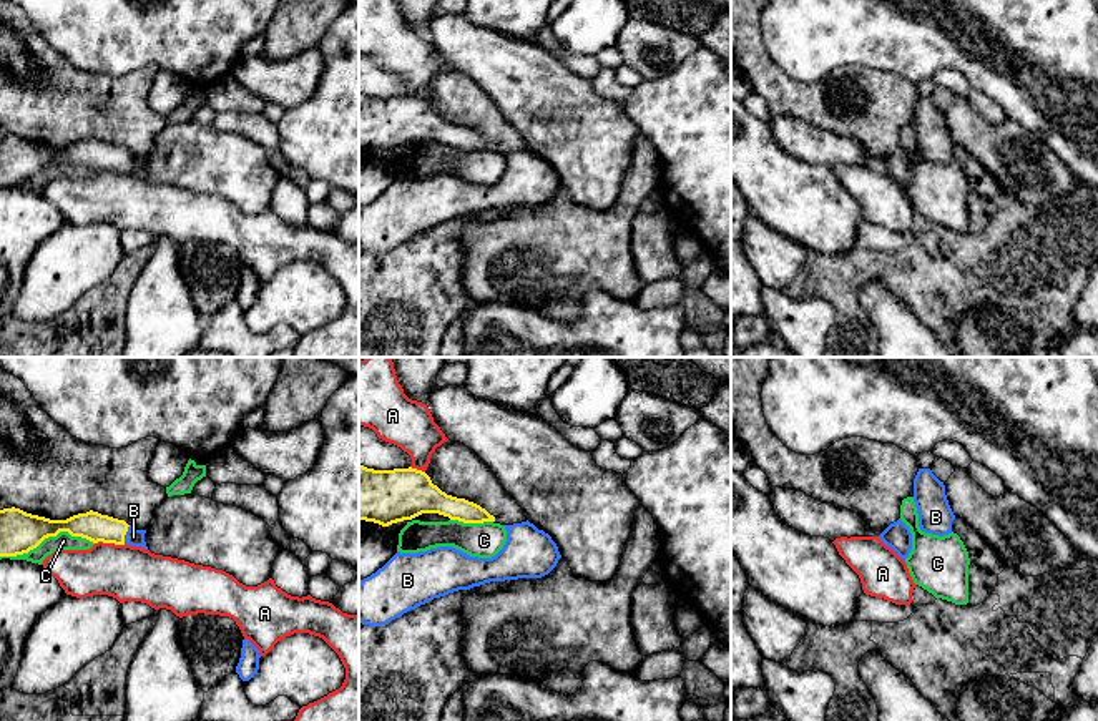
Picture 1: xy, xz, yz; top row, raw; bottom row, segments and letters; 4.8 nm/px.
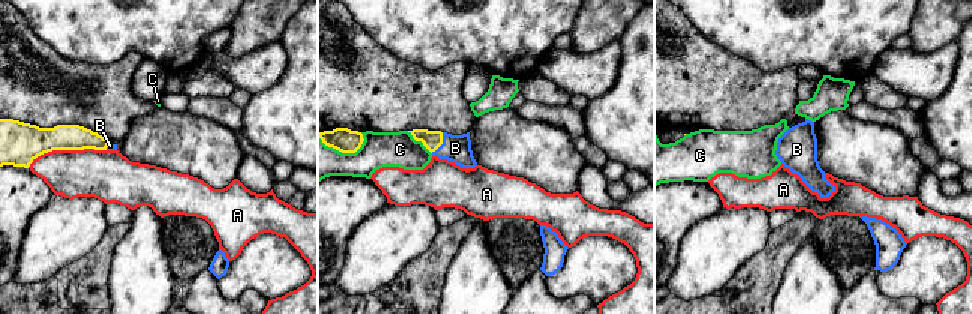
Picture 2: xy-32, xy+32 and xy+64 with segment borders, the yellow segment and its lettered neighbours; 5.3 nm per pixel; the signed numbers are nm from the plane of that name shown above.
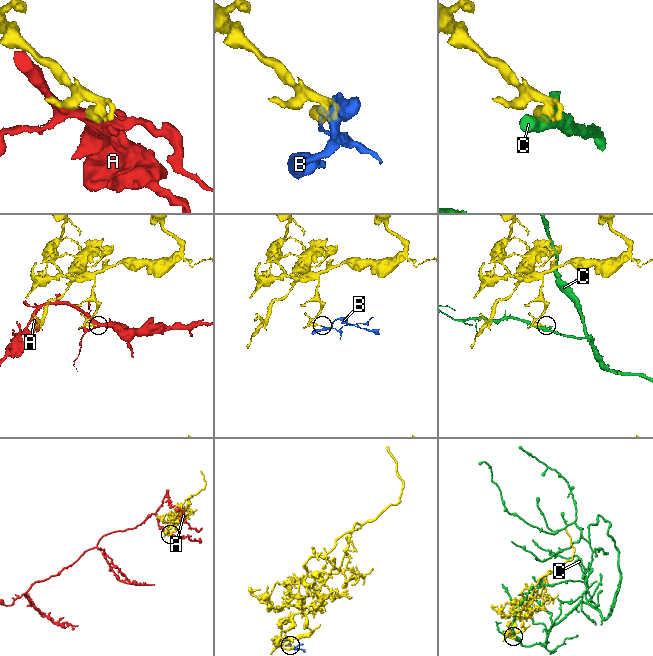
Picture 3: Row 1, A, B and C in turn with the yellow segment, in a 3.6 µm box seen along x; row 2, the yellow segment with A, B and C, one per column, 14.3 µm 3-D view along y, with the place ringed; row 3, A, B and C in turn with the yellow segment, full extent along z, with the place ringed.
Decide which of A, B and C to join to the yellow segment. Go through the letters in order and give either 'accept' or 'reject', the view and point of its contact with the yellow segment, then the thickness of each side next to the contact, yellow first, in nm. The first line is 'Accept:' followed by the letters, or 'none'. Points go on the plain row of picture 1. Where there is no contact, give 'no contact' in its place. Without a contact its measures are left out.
Accept: B
A: reject; contact xy (110, 170); calibres 140 and 280 nm
B: accept; contact xy (125, 161); calibres 140 and 90 nm
C: reject; contact xy (47, 165); calibres 200 and 90 nm

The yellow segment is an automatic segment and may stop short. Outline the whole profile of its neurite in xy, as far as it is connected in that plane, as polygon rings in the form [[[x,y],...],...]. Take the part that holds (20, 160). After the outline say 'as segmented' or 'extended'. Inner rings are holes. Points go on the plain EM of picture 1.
[[[20,136],[0,138],[0,184],[17,184],[37,176],[45,166],[68,159],[93,171],[131,173],[148,178],[146,158],[136,158],[125,148],[98,140],[73,143],[66,148],[50,148]]] | extended

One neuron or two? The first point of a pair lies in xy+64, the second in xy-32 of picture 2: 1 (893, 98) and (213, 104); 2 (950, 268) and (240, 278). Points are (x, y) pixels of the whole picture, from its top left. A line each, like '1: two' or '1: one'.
1: two
2: one

